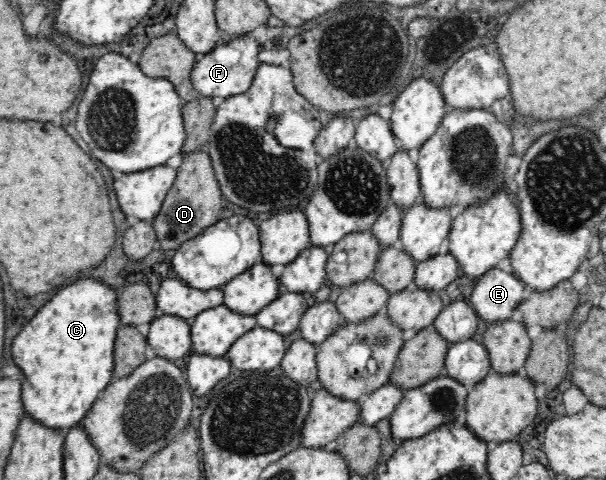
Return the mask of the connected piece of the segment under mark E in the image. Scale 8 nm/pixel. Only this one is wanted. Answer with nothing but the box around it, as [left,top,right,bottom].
[470,267,531,324]

